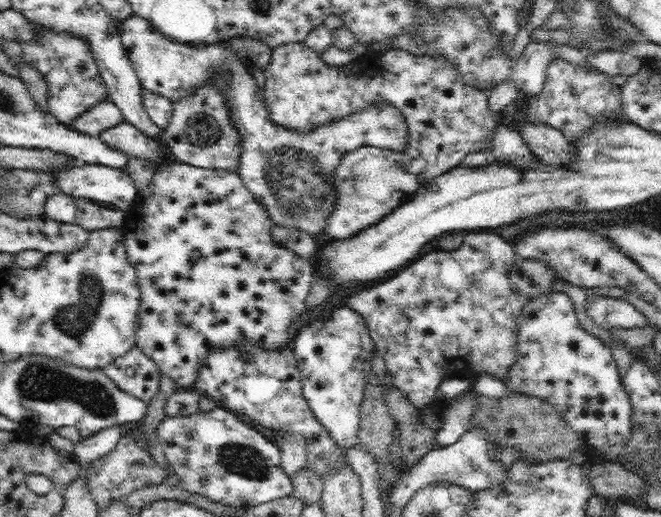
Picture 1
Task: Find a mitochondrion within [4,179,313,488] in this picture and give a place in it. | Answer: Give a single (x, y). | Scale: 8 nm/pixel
(39, 382)

